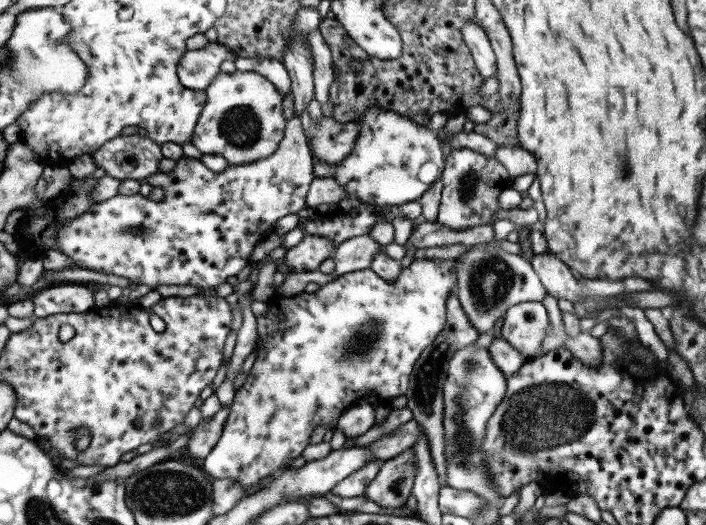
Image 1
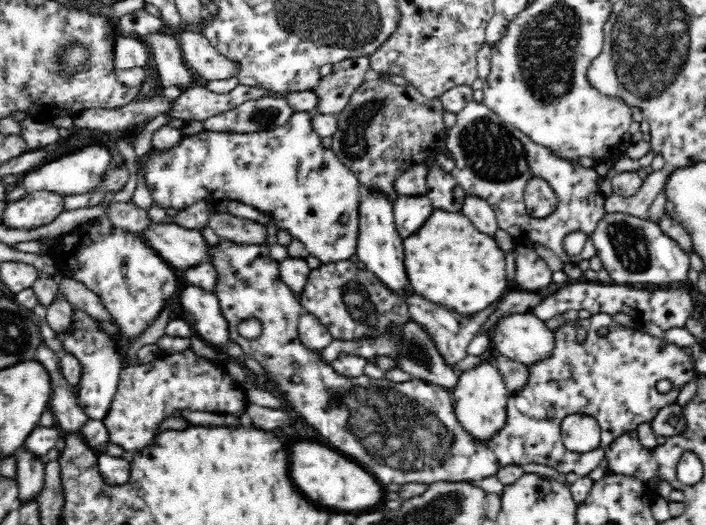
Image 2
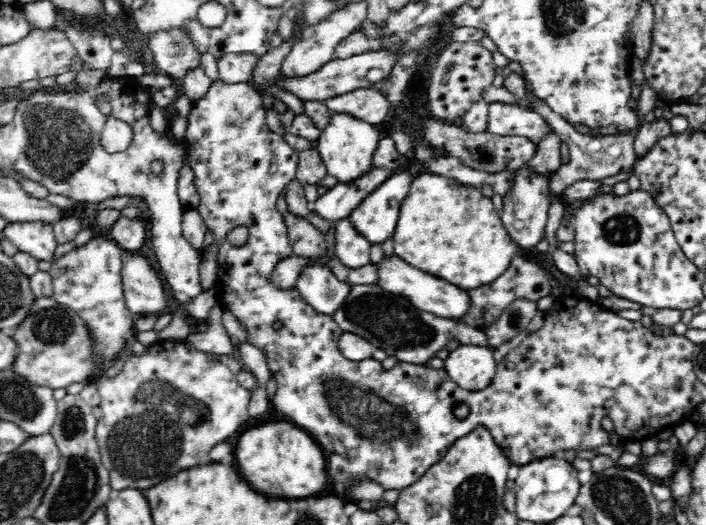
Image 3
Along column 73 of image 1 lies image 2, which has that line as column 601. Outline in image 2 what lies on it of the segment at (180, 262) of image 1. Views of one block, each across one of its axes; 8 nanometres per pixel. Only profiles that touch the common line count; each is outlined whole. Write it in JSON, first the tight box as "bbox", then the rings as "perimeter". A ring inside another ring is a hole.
{"bbox":[563,213,689,287],"perimeter":[[[620,213],[606,214],[590,236],[582,232],[564,237],[563,248],[567,254],[578,255],[586,244],[592,244],[611,276],[611,283],[629,286],[666,287],[670,283],[688,283],[689,255],[673,238],[664,234],[659,224]]]}

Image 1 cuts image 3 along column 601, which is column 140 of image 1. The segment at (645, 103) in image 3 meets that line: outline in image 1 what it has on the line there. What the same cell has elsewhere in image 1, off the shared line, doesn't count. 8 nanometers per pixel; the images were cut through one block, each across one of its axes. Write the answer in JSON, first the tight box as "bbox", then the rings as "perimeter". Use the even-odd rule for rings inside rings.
{"bbox":[91,133,164,181],"perimeter":[[[138,133],[112,138],[91,156],[96,168],[103,168],[107,175],[122,181],[140,181],[161,172],[160,160],[164,158],[158,143]]]}

